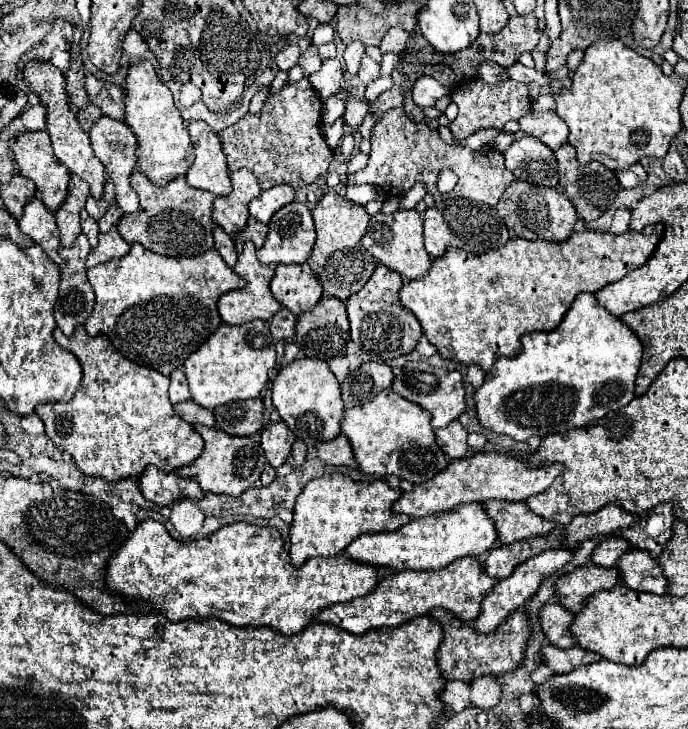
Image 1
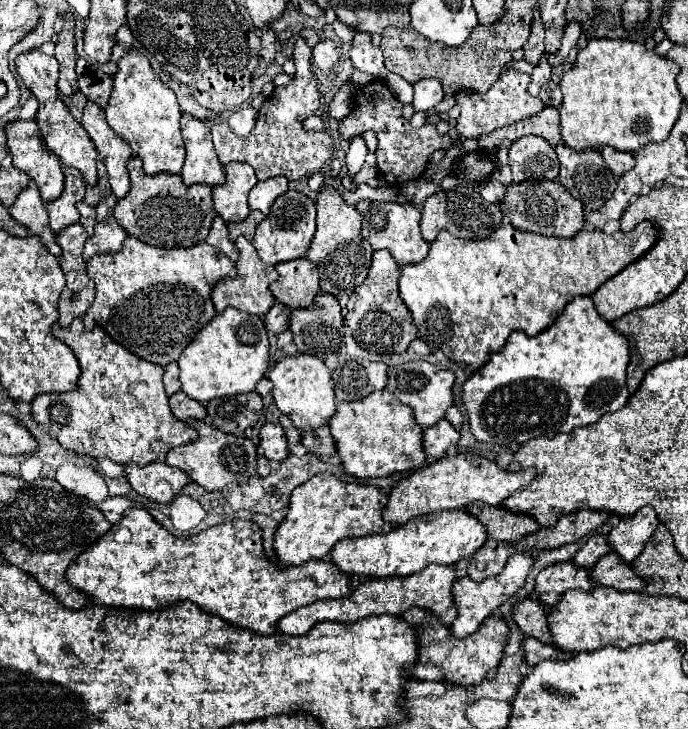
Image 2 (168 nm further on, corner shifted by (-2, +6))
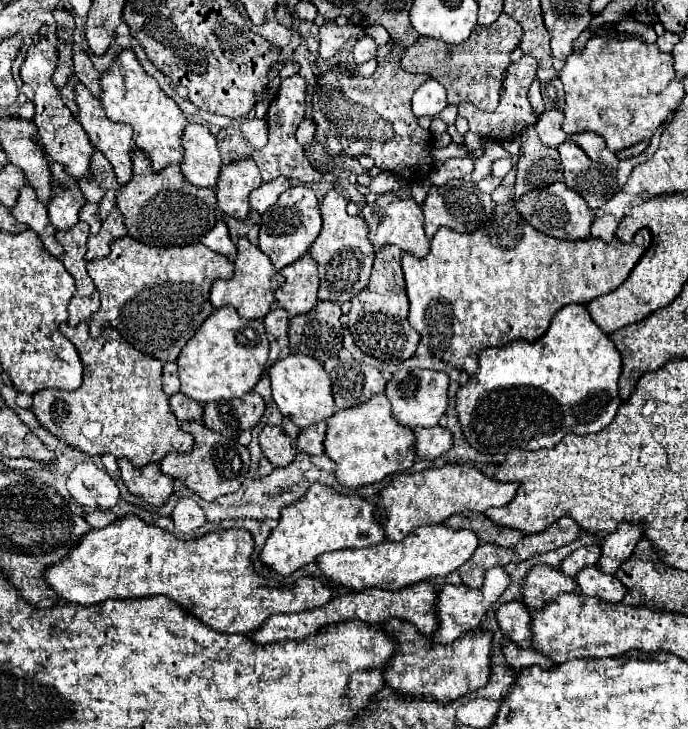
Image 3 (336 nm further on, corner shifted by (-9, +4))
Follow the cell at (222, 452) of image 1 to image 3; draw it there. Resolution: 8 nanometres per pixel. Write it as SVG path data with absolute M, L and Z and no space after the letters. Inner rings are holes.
M181 422L181 430L189 432L195 438L193 450L189 454L169 452L159 462L161 472L175 480L181 480L187 488L191 488L205 502L213 502L223 494L237 492L237 488L241 488L241 482L245 480L245 474L249 470L249 450L241 446L237 440L231 440L227 436L221 436L205 428L201 422Z

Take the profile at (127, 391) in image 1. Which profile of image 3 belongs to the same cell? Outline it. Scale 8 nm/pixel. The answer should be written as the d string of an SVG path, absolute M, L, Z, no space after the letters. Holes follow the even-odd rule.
M83 320L75 328L63 322L61 332L75 344L79 358L83 360L83 384L81 388L73 392L65 390L41 390L33 394L33 414L37 420L61 442L89 454L89 456L103 456L113 454L115 458L129 458L133 466L141 468L149 462L159 462L169 452L191 452L193 450L193 436L181 432L177 418L171 414L169 400L161 388L161 368L163 364L149 356L135 350L127 340L121 338L121 334L107 326L103 328L101 336L93 340L89 336L89 324Z

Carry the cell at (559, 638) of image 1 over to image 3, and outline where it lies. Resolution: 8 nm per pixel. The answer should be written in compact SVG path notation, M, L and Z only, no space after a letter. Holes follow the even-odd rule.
M507 602L499 606L495 612L495 620L501 632L519 648L531 646L531 614L523 602Z

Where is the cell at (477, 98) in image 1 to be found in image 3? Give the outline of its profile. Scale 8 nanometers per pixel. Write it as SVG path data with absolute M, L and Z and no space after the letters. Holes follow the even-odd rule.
M523 56L519 62L511 62L509 68L505 70L505 80L503 80L505 88L501 90L501 100L499 100L499 106L495 112L481 112L473 104L459 104L459 116L467 118L469 130L479 136L485 136L485 138L505 140L505 138L511 138L513 134L517 134L519 130L535 124L537 116L527 100L527 92L529 92L531 82L535 80L535 72L537 72L537 60L531 56Z

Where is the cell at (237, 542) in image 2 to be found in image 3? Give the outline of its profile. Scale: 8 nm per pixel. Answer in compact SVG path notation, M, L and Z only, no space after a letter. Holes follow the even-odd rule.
M129 514L101 530L89 530L87 536L81 536L81 544L77 544L77 548L73 548L65 560L45 570L45 582L57 590L57 596L81 606L95 606L109 598L145 598L163 594L215 632L227 634L249 634L255 632L271 614L305 612L331 600L331 586L325 586L319 578L311 576L303 576L291 586L269 586L271 582L255 574L251 568L251 552L253 536L245 528L217 530L197 540L177 540L169 532Z

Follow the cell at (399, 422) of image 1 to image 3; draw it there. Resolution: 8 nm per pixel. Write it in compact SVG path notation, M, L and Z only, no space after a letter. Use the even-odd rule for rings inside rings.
M377 394L365 404L337 410L327 420L325 454L335 462L335 478L347 488L359 488L381 482L385 476L405 472L415 462L415 436L411 428L401 426L391 416L391 404L385 394Z

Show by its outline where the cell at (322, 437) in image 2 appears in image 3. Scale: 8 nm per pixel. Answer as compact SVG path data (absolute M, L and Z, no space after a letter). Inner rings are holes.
M319 422L319 424L313 424L305 430L301 430L301 434L297 436L295 444L299 450L307 452L307 454L323 454L323 440L325 440L325 430L327 430L327 424L325 422Z

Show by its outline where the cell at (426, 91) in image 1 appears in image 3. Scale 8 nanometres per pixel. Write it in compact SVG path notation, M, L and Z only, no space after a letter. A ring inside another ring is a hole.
M427 80L425 84L421 84L421 88L413 94L411 98L411 108L413 114L417 118L421 116L437 116L443 108L447 106L447 96L445 96L445 88L437 82L437 80Z

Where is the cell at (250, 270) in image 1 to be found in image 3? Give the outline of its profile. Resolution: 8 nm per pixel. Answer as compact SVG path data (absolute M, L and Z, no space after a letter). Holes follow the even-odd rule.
M241 238L237 244L237 258L235 258L235 274L231 280L215 280L211 286L211 304L221 308L231 304L243 318L263 318L265 312L273 306L273 294L283 284L283 276L273 268L271 260L249 240Z

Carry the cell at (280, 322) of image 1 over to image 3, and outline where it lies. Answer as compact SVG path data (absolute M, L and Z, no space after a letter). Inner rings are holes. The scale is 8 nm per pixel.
M273 308L265 318L263 318L263 324L265 324L265 330L269 336L273 338L279 338L279 336L285 336L287 334L287 328L289 328L289 316L283 308Z

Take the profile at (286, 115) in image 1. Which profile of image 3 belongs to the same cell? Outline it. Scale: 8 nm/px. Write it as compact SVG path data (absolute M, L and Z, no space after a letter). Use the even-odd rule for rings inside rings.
M293 74L291 78L285 78L281 82L281 86L277 90L277 98L273 98L273 102L269 104L269 112L265 118L267 126L269 126L269 142L265 148L261 148L253 154L253 160L261 172L263 182L285 176L285 178L307 184L307 182L315 182L321 178L309 164L309 160L305 158L303 146L299 146L299 142L295 138L295 130L297 130L299 122L303 120L303 114L305 114L305 78L299 74Z

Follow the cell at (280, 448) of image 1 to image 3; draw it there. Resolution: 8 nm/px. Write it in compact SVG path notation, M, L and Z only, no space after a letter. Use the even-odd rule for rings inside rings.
M265 426L259 434L259 446L273 466L289 466L295 458L291 440L279 426Z

